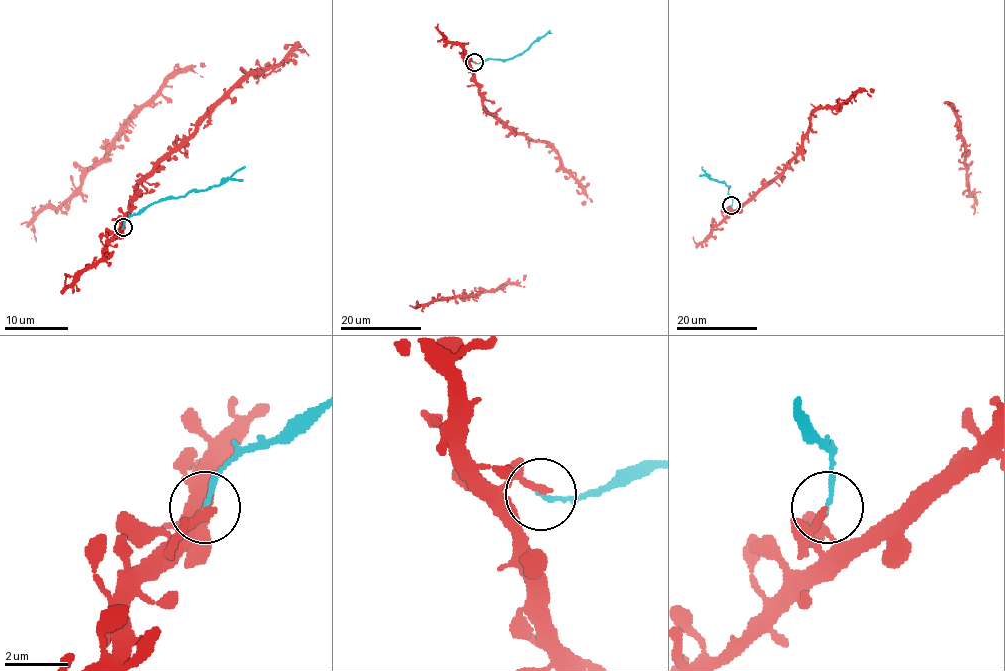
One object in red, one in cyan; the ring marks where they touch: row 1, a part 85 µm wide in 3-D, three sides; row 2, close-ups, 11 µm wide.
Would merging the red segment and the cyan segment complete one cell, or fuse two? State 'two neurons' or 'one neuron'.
two neurons

